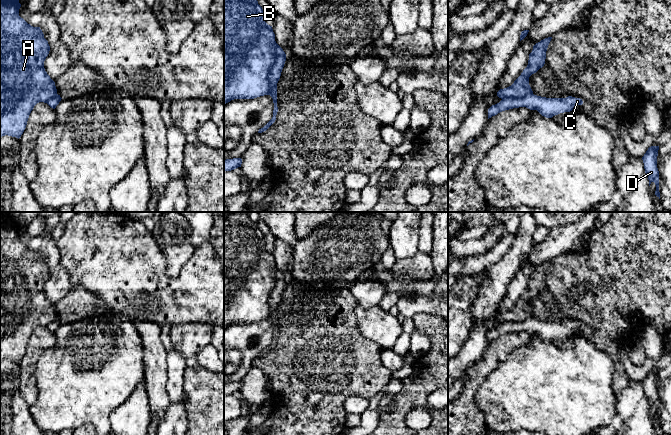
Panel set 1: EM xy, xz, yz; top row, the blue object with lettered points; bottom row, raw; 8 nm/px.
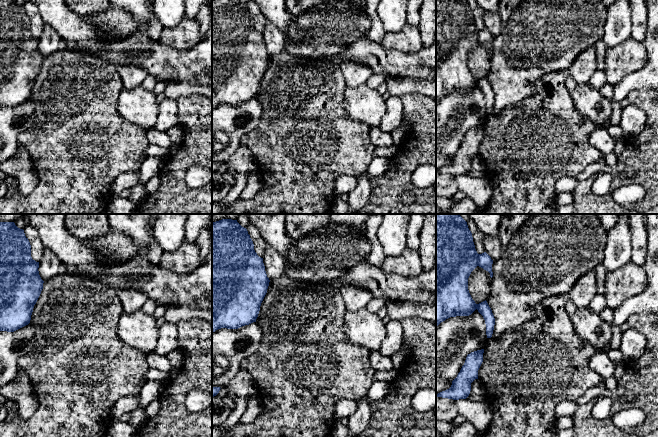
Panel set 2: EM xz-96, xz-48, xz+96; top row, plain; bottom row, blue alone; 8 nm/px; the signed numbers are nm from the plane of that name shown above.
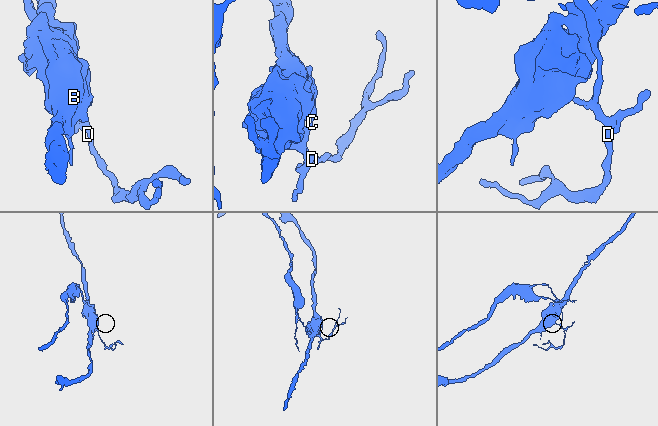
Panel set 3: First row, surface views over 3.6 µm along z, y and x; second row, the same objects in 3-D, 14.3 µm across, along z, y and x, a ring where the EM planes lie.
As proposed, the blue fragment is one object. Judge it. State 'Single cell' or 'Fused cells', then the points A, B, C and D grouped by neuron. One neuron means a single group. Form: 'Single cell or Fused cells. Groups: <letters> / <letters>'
Fused cells. Groups: A B / C D

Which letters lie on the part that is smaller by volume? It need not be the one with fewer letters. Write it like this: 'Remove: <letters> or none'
Remove: C, D

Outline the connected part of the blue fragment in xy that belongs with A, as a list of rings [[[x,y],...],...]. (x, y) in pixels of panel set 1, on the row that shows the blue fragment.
[[[0,0],[0,137],[8,135],[20,138],[29,115],[39,102],[47,103],[57,95],[55,82],[44,68],[50,46],[40,27],[33,27],[19,16],[19,0]]]

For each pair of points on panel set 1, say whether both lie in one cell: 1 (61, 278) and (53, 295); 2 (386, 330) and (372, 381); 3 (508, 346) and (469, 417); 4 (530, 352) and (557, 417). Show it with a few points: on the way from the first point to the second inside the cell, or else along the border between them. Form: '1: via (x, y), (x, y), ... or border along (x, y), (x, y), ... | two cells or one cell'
1: via (59, 282), (55, 291) | one cell
2: border along (361, 334), (383, 349) | two cells
3: via (489, 361), (475, 375), (470, 385), (469, 398) | one cell
4: via (530, 368), (532, 374), (557, 401) | one cell

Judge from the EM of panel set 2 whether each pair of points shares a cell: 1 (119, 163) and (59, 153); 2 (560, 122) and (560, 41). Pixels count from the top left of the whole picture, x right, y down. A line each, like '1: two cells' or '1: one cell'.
1: one cell
2: two cells

